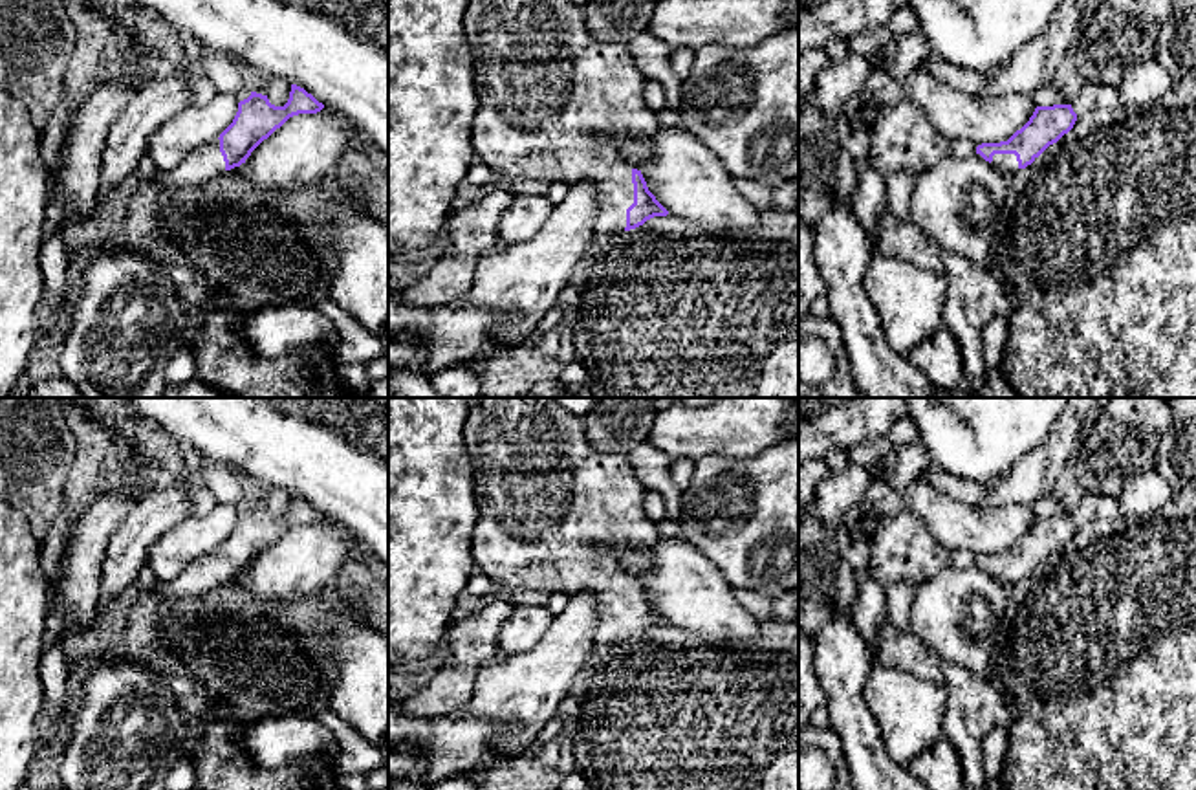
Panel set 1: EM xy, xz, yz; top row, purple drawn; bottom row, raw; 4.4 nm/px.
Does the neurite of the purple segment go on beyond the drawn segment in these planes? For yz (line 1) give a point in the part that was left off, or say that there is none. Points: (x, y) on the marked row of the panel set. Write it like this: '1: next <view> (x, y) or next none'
1: next yz (1006, 164)

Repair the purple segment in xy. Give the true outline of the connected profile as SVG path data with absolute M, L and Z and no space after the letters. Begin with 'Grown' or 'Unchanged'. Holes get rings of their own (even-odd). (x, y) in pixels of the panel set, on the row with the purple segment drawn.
Grown. M291 84L289 99L284 106L275 106L267 95L251 92L247 99L238 103L233 123L218 139L198 147L178 167L158 172L156 181L163 189L196 187L223 170L245 163L251 152L289 117L317 114L322 108L322 103L297 84Z

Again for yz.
Grown. M1071 104L1037 106L1029 121L1007 141L976 147L985 161L1011 176L1031 165L1049 145L1068 134L1077 121Z

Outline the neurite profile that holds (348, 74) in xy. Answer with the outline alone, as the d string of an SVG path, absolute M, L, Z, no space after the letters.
M134 0L201 46L280 77L346 115L388 154L388 0Z

